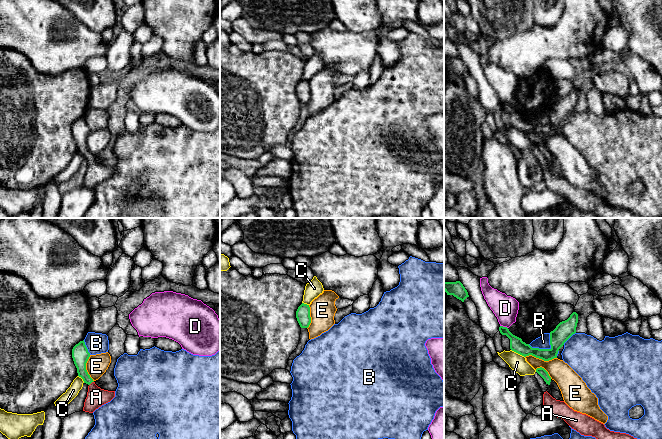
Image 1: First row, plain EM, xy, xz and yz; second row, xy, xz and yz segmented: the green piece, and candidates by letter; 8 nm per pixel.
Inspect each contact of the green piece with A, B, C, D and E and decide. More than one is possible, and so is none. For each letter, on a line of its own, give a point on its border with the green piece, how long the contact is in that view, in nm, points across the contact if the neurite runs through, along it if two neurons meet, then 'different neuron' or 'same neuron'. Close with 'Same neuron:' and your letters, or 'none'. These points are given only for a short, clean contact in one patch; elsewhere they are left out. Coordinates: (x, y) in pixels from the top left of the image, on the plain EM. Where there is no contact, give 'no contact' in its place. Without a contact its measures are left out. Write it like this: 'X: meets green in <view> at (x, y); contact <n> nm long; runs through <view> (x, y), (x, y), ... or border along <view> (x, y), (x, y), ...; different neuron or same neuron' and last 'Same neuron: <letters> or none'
A: meets green in xy at (91, 158); contact 50 nm long; runs through xy (80, 130), (81, 147), (91, 158), (96, 173); same neuron
B: meets green in yz at (546, 125); contact 200 nm long; border along yz (550, 109), (549, 124), (532, 124), (528, 120); different neuron
C: meets green in yz at (518, 129); contact 130 nm long; border along yz (511, 125), (524, 133); different neuron
D: meets green in yz at (504, 103); contact 70 nm long; different neuron
E: meets green in yz at (541, 134); contact 260 nm long; border along yz (525, 132), (532, 131), (544, 136), (556, 134); different neuron
Same neuron: A

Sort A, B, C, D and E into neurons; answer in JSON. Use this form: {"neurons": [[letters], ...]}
{"neurons": [["A"], ["B"], ["C"], ["D"], ["E"]]}

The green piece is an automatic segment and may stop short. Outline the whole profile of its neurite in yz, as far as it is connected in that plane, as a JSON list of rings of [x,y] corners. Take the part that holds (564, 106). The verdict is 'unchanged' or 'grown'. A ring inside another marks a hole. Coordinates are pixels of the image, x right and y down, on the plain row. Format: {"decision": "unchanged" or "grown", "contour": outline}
{"decision": "unchanged", "contour": [[[573,88],[570,93],[560,98],[556,104],[550,108],[550,125],[532,124],[529,120],[522,117],[521,114],[513,111],[507,103],[500,102],[499,107],[510,115],[510,125],[524,133],[532,131],[544,137],[557,134],[559,125],[564,119],[576,109],[578,99],[578,90]]]}

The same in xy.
{"decision": "grown", "contour": [[[84,116],[73,123],[72,134],[77,144],[78,152],[83,155],[84,159],[89,161],[83,187],[93,189],[102,181],[110,178],[115,173],[115,167],[101,165],[95,160],[86,146],[86,139],[89,133],[90,129]]]}

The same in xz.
{"decision": "unchanged", "contour": [[[302,79],[296,87],[296,94],[301,104],[308,104],[311,99],[309,81]]]}

